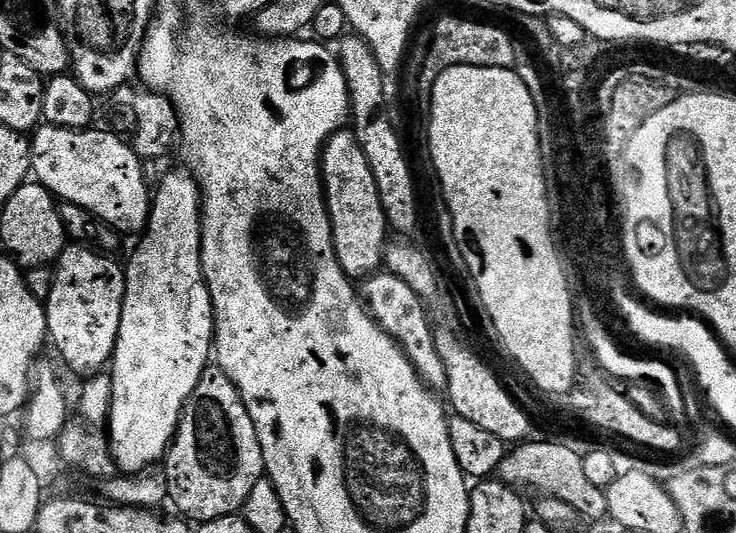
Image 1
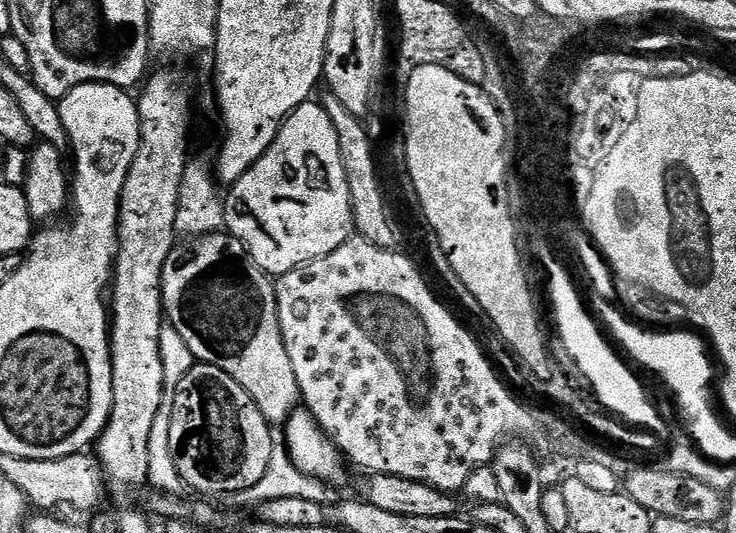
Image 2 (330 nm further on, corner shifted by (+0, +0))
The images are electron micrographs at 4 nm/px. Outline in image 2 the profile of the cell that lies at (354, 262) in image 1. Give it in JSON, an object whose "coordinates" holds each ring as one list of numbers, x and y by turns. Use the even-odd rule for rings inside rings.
{"coordinates":[[309,102,300,104,284,119,284,125,278,130,274,142,227,189,228,196,224,201,224,228,254,258,254,262,273,278,285,276,290,270,300,268,304,264,314,262,326,254,334,254,342,242,352,239,354,225,352,222,352,199,350,186,346,182,346,170,342,162,342,154,338,146,338,134,334,130,334,122,330,122,329,114,323,103]]}

